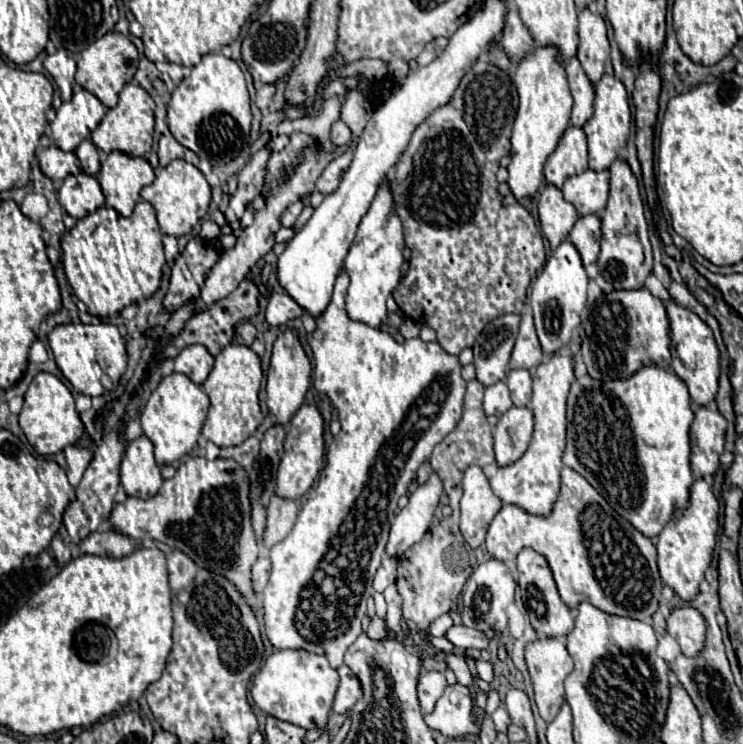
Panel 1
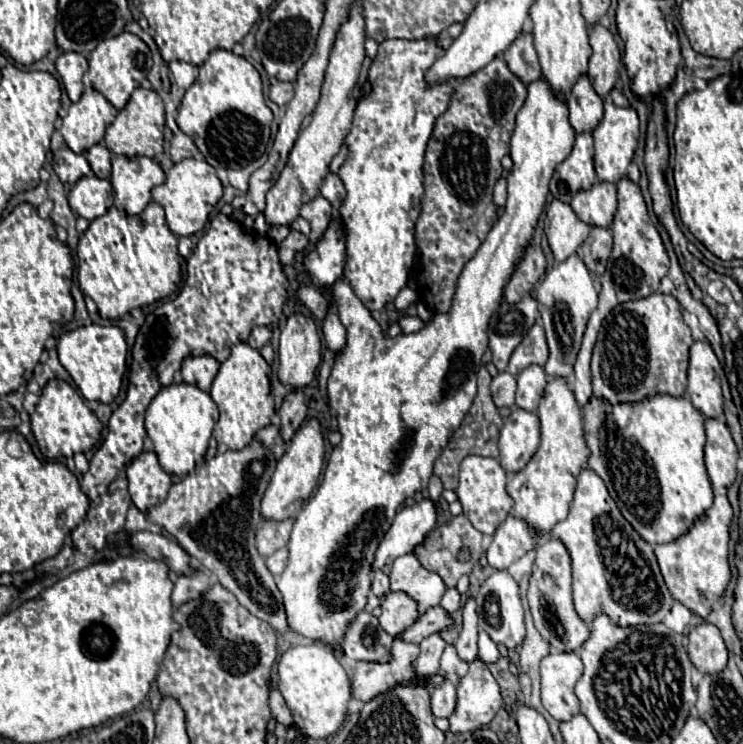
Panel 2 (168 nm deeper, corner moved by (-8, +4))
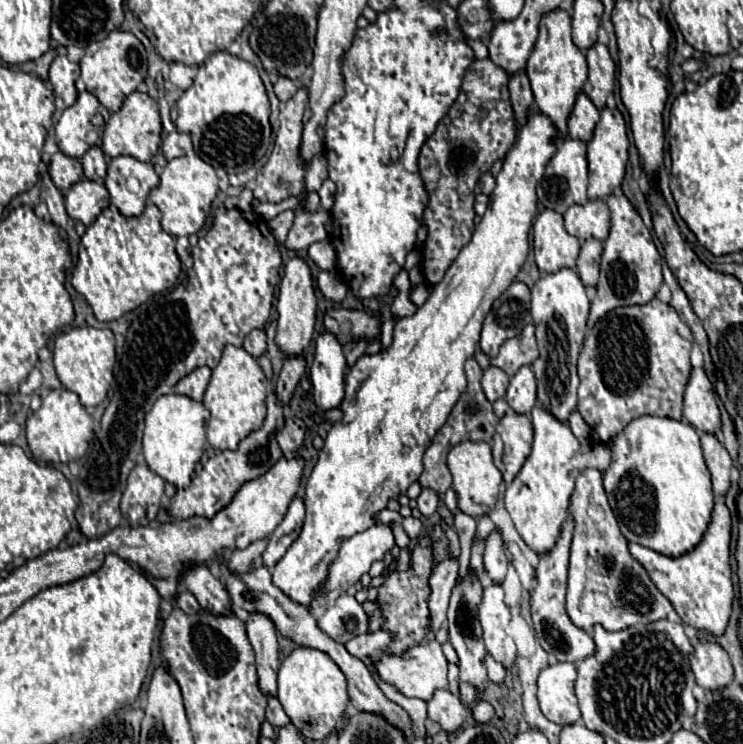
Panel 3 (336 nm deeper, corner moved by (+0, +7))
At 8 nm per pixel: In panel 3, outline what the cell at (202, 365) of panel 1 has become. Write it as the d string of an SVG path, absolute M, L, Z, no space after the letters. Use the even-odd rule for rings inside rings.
M207 366L197 368L191 374L187 374L183 380L179 380L179 384L175 386L175 392L201 402L203 394L205 394L205 388L209 384L209 378L211 378L211 370Z

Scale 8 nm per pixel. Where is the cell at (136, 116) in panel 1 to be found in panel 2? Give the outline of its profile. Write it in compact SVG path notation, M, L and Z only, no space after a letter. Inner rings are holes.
M137 87L129 103L119 111L115 121L105 131L105 145L117 155L145 155L155 157L163 153L163 133L165 133L165 105L163 99L153 89Z

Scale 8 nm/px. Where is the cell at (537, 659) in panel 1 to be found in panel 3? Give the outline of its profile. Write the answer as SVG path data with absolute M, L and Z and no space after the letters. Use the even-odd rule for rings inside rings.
M557 662L539 674L539 704L541 712L555 724L567 726L581 720L575 696L577 670L571 662Z

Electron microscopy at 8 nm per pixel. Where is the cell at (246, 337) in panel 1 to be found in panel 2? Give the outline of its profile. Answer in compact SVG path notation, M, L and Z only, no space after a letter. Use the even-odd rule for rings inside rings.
M253 327L247 343L249 343L253 349L261 349L265 343L269 343L269 339L271 339L271 331L269 331L267 327Z

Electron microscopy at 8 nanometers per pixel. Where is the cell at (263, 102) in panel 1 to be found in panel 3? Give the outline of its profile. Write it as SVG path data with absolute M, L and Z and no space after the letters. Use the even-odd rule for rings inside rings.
M283 76L277 78L277 82L275 82L275 94L277 94L277 98L279 98L281 102L287 102L295 92L297 92L297 86L295 86L293 80L283 78Z

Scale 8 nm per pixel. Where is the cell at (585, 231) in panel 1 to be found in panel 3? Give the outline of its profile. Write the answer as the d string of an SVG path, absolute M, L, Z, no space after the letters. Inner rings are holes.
M595 238L583 242L583 246L581 246L581 254L579 254L579 260L577 260L577 270L579 270L579 278L585 286L597 286L601 252L603 252L603 244Z

